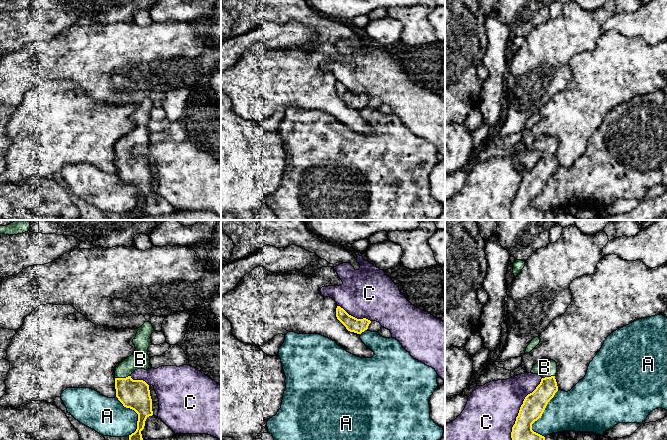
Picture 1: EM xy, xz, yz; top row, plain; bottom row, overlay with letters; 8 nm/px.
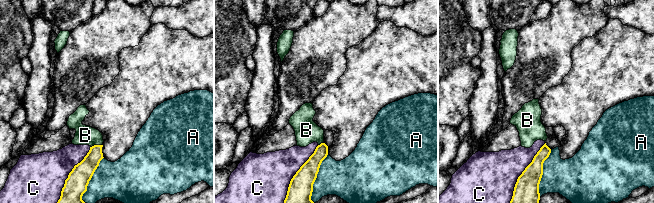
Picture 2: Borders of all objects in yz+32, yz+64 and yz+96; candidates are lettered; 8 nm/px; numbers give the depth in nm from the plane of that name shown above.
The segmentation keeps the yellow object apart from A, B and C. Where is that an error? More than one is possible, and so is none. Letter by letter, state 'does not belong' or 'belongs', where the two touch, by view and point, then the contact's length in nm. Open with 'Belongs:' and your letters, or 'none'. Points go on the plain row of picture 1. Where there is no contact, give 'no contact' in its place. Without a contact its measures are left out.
Belongs: B
A: does not belong; meets yellow in yz at (541, 191); contact 400 nm long
B: belongs; meets yellow in xy at (122, 154); contact 120 nm long
C: does not belong; meets yellow in yz at (519, 186); contact 600 nm long

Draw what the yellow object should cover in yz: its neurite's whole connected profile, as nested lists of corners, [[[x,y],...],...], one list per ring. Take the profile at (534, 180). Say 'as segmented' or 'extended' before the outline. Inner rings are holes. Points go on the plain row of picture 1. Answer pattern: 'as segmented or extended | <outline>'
extended | [[[540,135],[531,149],[542,153],[536,165],[528,170],[520,183],[515,200],[512,203],[511,220],[546,220],[545,213],[532,206],[532,200],[541,194],[548,178],[558,167],[555,152],[557,139],[549,135]]]

